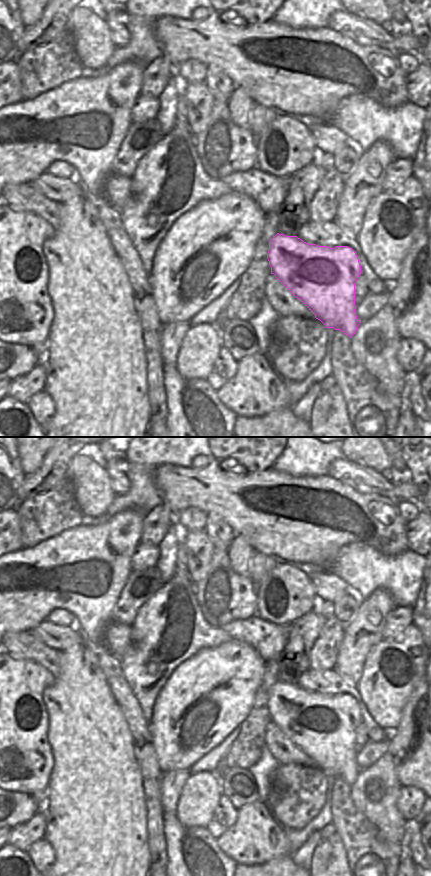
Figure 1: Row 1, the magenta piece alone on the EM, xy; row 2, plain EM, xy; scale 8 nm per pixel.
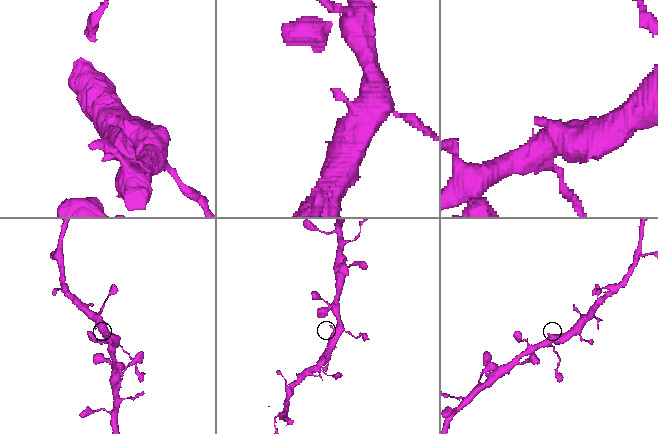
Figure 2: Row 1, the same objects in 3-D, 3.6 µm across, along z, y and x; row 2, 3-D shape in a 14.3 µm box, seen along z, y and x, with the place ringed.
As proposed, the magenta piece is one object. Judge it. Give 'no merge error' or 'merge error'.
no merge error

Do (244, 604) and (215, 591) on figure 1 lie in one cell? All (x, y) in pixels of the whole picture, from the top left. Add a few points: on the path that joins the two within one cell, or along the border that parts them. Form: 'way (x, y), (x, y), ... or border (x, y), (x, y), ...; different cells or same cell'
way (237, 600), (231, 596), (222, 595); same cell

